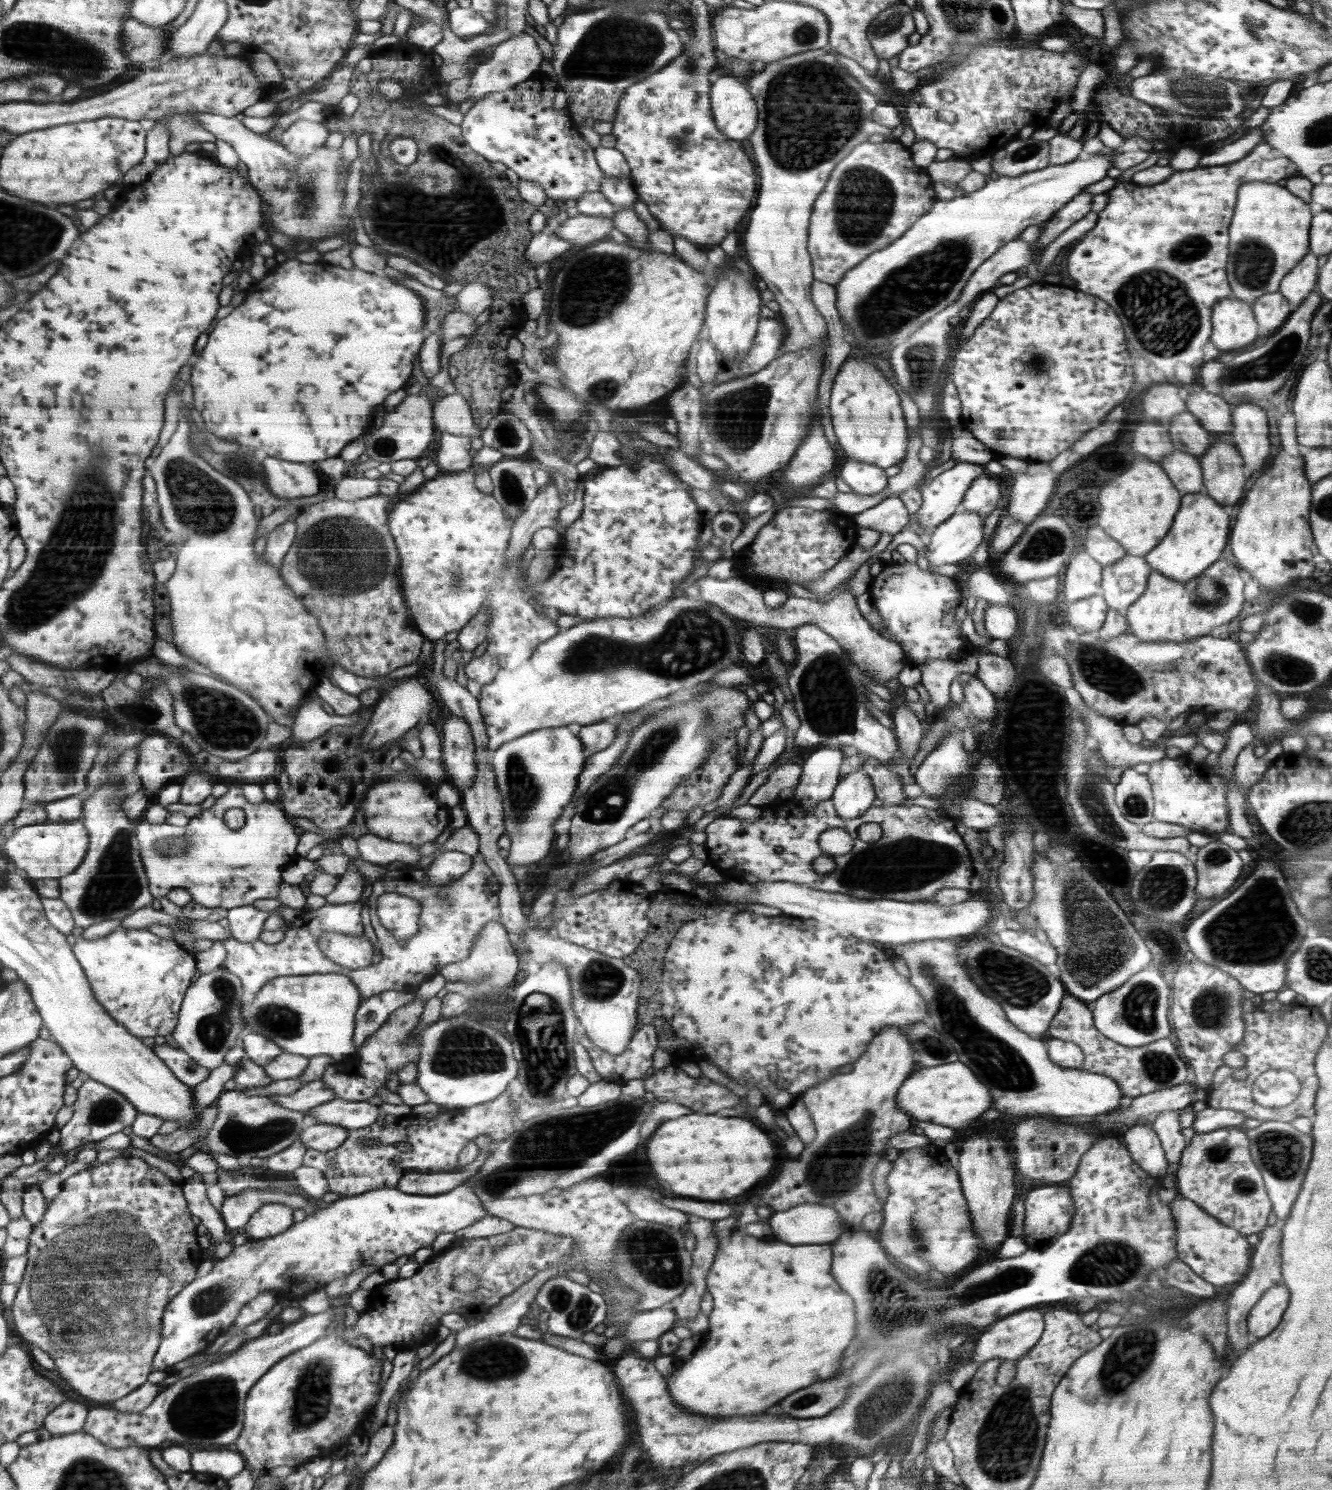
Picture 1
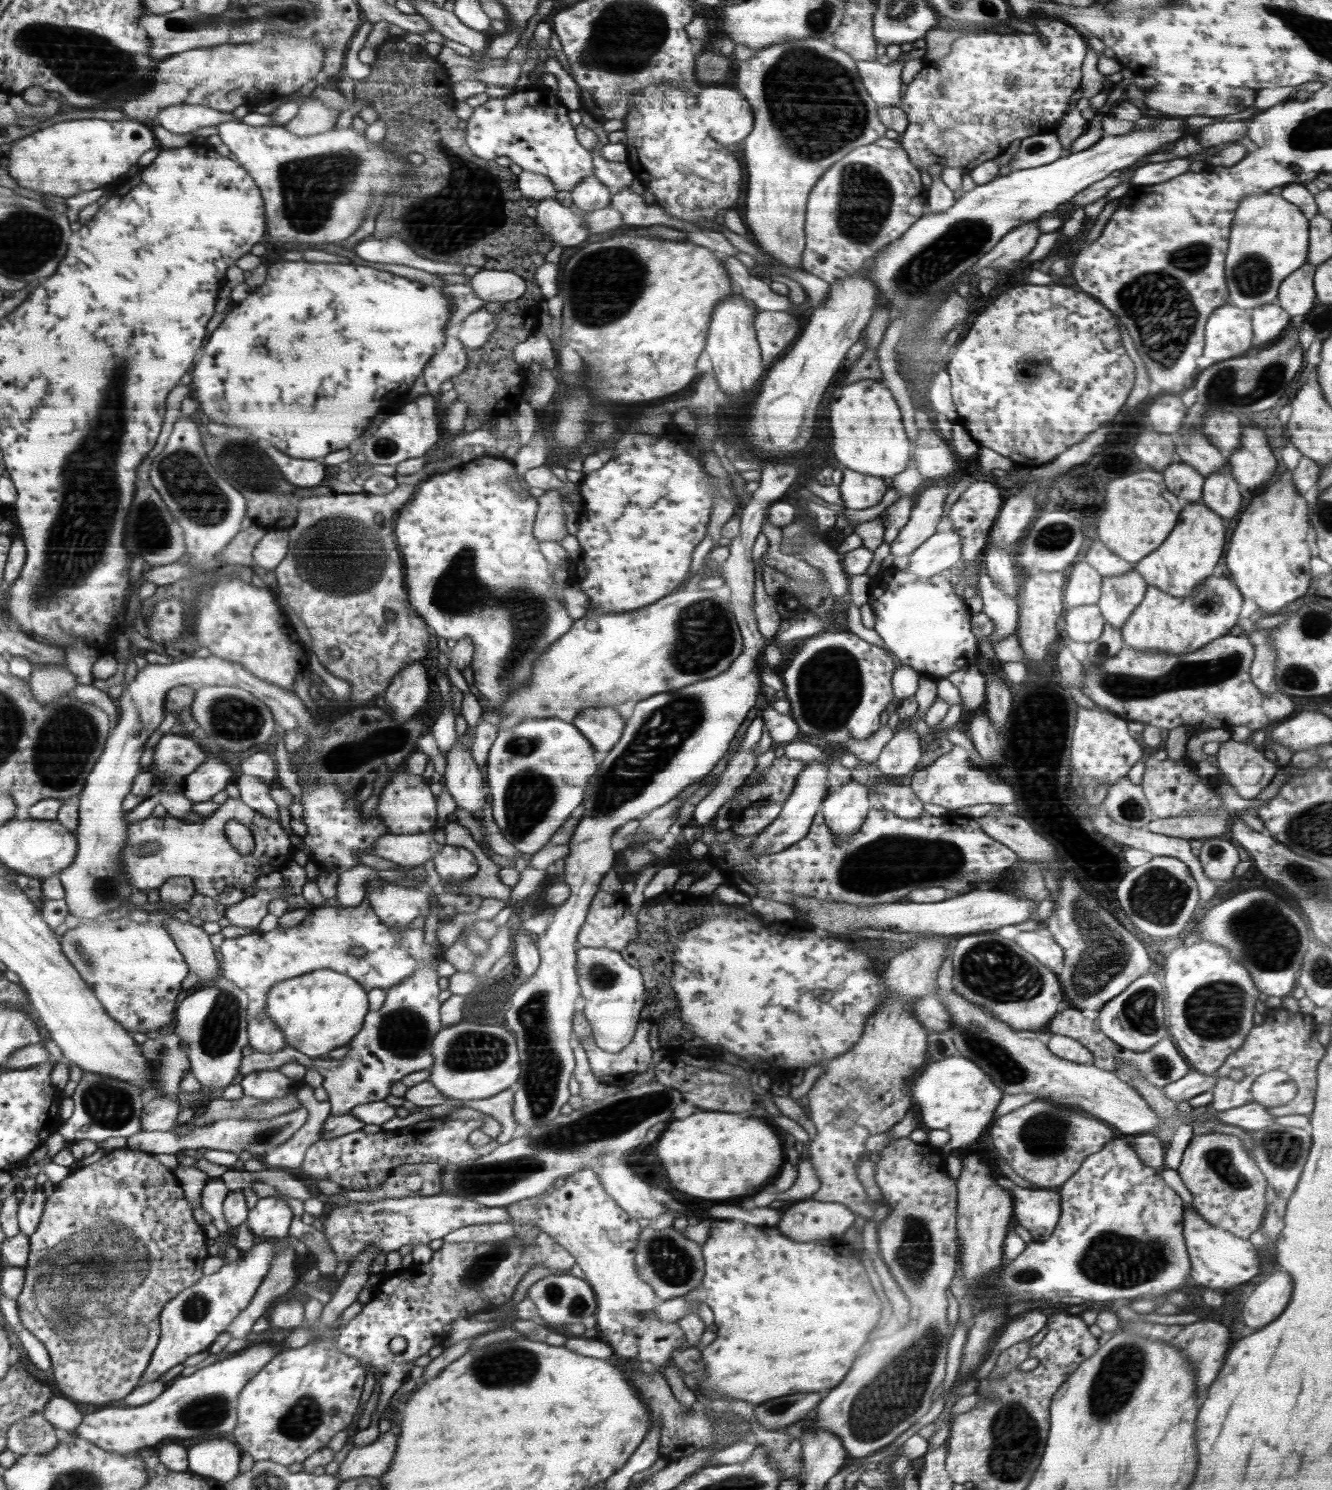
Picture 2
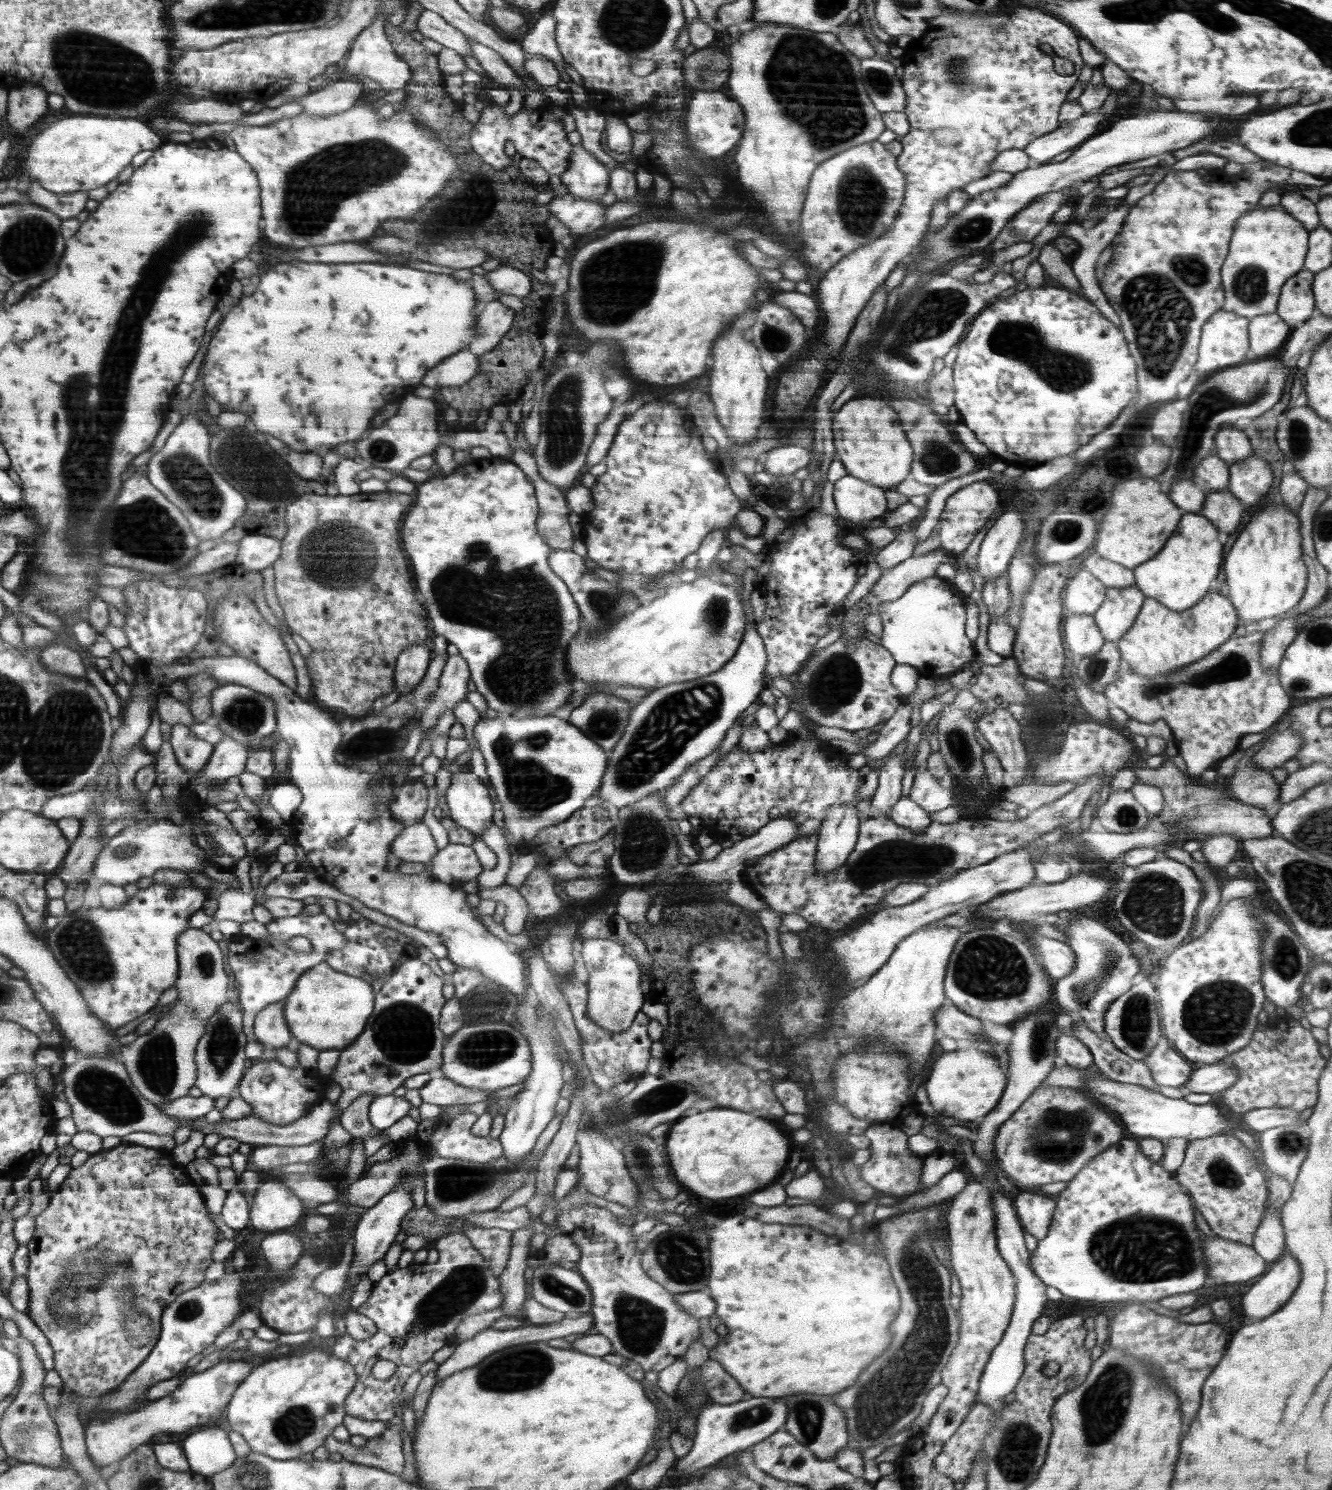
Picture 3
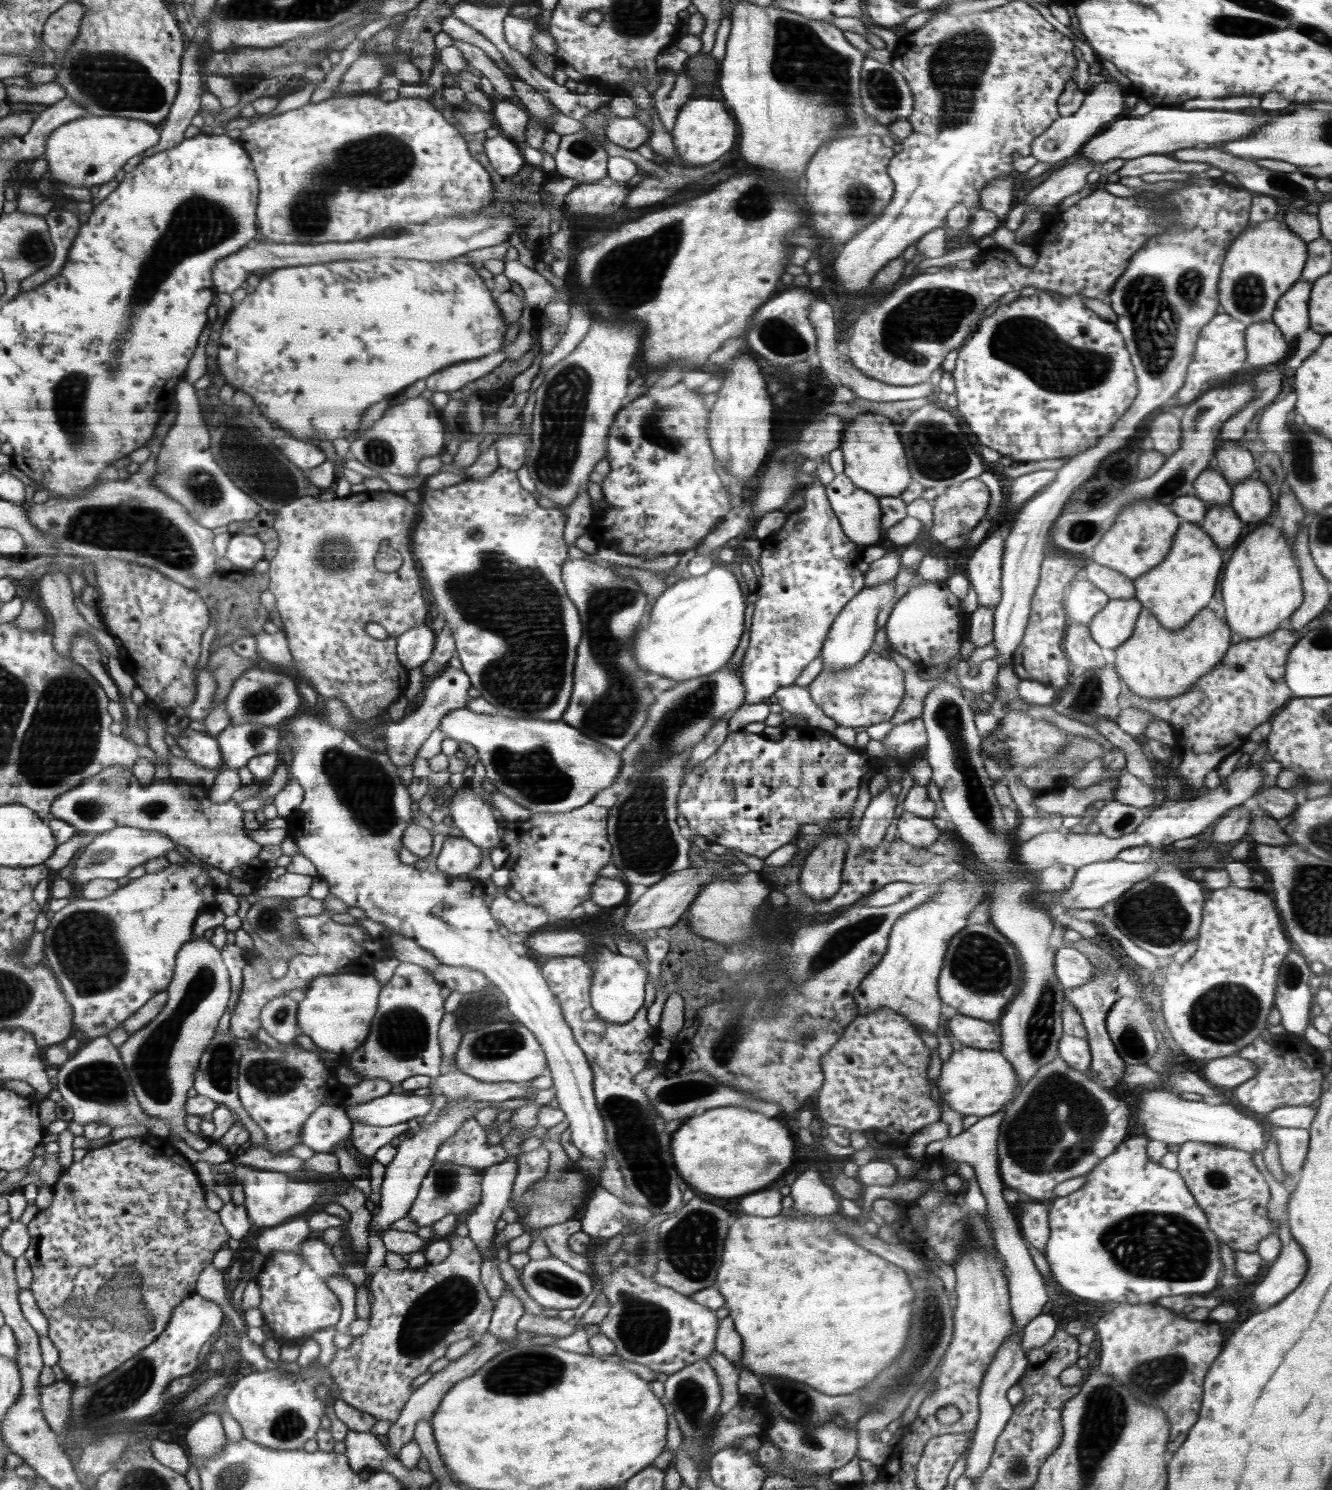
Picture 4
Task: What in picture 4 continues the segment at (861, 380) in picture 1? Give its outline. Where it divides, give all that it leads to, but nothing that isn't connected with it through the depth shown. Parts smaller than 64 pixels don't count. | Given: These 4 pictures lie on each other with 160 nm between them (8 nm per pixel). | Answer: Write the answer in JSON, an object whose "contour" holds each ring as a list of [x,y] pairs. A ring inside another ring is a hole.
{"contour":[[[863,413],[846,422],[844,436],[839,444],[844,455],[844,475],[858,488],[876,496],[898,496],[910,482],[908,457],[901,436],[892,428],[890,418],[882,414]]]}

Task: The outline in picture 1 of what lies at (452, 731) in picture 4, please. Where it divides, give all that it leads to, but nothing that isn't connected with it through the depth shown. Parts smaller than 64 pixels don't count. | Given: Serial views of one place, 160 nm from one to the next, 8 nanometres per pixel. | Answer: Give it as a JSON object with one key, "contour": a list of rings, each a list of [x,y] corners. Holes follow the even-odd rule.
{"contour":[[[567,726],[564,728],[542,728],[519,736],[517,739],[502,743],[502,746],[491,753],[491,767],[493,768],[498,792],[504,807],[505,832],[511,838],[506,862],[510,869],[516,865],[527,867],[548,854],[552,840],[556,838],[556,830],[553,824],[560,820],[564,806],[572,799],[572,794],[577,790],[576,784],[584,771],[586,760],[585,744],[581,737],[576,737]]]}

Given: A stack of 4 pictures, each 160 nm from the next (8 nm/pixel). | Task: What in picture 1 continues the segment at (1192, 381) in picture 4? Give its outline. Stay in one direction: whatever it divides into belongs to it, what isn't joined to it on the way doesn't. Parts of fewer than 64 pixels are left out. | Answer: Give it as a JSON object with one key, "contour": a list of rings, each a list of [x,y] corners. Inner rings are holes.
{"contour":[[[1234,296],[1219,300],[1212,307],[1210,340],[1220,352],[1238,350],[1257,339],[1258,323],[1251,304]]]}

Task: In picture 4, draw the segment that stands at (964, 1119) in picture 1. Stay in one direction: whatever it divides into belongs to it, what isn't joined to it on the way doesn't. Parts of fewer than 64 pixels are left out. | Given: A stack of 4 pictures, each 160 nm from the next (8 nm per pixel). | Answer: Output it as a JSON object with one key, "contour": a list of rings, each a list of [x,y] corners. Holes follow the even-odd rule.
{"contour":[[[963,1046],[954,1051],[946,1062],[942,1063],[941,1074],[937,1078],[934,1090],[942,1092],[942,1098],[948,1106],[962,1115],[985,1117],[994,1114],[1008,1102],[1014,1100],[1019,1085],[1014,1067],[998,1050],[986,1050]]]}

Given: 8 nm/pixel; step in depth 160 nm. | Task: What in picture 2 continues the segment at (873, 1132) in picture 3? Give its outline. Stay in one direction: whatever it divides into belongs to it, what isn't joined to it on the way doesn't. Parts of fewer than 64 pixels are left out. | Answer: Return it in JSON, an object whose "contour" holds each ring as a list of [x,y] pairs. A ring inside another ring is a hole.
{"contour":[[[908,1137],[906,1138],[893,1138],[891,1143],[880,1151],[880,1161],[875,1163],[875,1179],[882,1191],[884,1201],[883,1203],[889,1205],[890,1213],[887,1218],[880,1220],[877,1224],[877,1233],[879,1236],[878,1246],[879,1246],[879,1254],[882,1260],[889,1267],[889,1271],[892,1276],[896,1278],[896,1282],[898,1282],[898,1286],[902,1288],[902,1292],[906,1290],[906,1298],[910,1300],[910,1322],[908,1322],[908,1326],[906,1328],[902,1328],[902,1330],[898,1330],[892,1338],[886,1338],[886,1342],[884,1342],[884,1338],[878,1338],[878,1340],[874,1340],[872,1342],[872,1352],[868,1354],[868,1358],[866,1356],[862,1356],[862,1358],[858,1358],[856,1362],[854,1362],[854,1368],[850,1368],[850,1376],[846,1376],[846,1380],[842,1380],[842,1384],[838,1384],[828,1396],[826,1396],[826,1400],[822,1400],[822,1406],[818,1406],[818,1412],[816,1412],[816,1420],[812,1424],[814,1427],[814,1431],[827,1431],[835,1434],[841,1441],[842,1444],[845,1445],[845,1449],[848,1454],[852,1457],[861,1460],[864,1457],[872,1455],[877,1451],[888,1448],[890,1442],[894,1442],[902,1432],[906,1432],[912,1424],[916,1424],[916,1420],[918,1418],[922,1418],[926,1412],[928,1412],[928,1408],[930,1408],[932,1404],[932,1396],[935,1392],[936,1388],[943,1382],[945,1378],[945,1369],[946,1369],[946,1354],[948,1353],[948,1342],[950,1342],[950,1329],[951,1326],[948,1324],[948,1316],[946,1316],[946,1308],[948,1308],[948,1298],[946,1297],[946,1290],[949,1288],[950,1283],[952,1282],[952,1278],[954,1278],[954,1274],[956,1274],[956,1266],[958,1266],[959,1261],[959,1238],[957,1231],[957,1183],[954,1179],[947,1175],[945,1170],[946,1162],[943,1159],[943,1156],[940,1152],[940,1147],[931,1145],[929,1142],[918,1144],[916,1141],[910,1140]]]}

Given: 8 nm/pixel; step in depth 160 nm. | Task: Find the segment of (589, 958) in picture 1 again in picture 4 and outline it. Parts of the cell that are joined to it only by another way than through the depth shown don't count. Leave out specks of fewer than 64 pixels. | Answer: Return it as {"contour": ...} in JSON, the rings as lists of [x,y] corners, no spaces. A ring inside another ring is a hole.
{"contour":[[[598,942],[594,945],[592,953],[596,960],[596,968],[593,969],[596,977],[592,984],[592,1006],[598,1017],[616,1025],[632,1021],[644,1006],[645,988],[649,980],[648,972],[634,957],[612,952]]]}

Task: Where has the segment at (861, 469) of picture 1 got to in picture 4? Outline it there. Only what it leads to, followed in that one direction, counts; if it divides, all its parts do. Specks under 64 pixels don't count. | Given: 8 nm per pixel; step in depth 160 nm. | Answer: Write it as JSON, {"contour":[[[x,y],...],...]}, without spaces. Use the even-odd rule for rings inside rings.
{"contour":[[[838,474],[825,485],[828,492],[829,503],[833,511],[840,517],[841,528],[844,530],[846,537],[853,541],[853,544],[862,544],[863,548],[876,545],[876,540],[880,538],[880,518],[884,512],[881,506],[878,506],[878,498],[874,493],[866,489],[858,488],[857,485],[844,474]]]}

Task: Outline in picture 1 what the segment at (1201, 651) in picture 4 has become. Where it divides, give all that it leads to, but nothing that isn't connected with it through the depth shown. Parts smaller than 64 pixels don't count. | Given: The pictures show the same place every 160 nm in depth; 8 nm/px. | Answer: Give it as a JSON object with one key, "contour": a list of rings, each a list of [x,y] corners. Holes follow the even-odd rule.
{"contour":[[[1226,559],[1216,560],[1202,574],[1186,582],[1169,579],[1152,570],[1146,590],[1125,614],[1130,633],[1140,640],[1152,642],[1182,642],[1210,635],[1213,628],[1232,622],[1240,614],[1245,602],[1242,575],[1242,570]]]}

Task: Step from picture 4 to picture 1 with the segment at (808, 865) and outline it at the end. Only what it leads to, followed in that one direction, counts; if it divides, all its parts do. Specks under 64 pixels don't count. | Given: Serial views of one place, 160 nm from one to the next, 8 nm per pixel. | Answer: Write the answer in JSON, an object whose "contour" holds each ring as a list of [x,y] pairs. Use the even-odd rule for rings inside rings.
{"contour":[[[862,770],[842,776],[830,799],[844,820],[856,818],[877,803],[875,786]]]}

